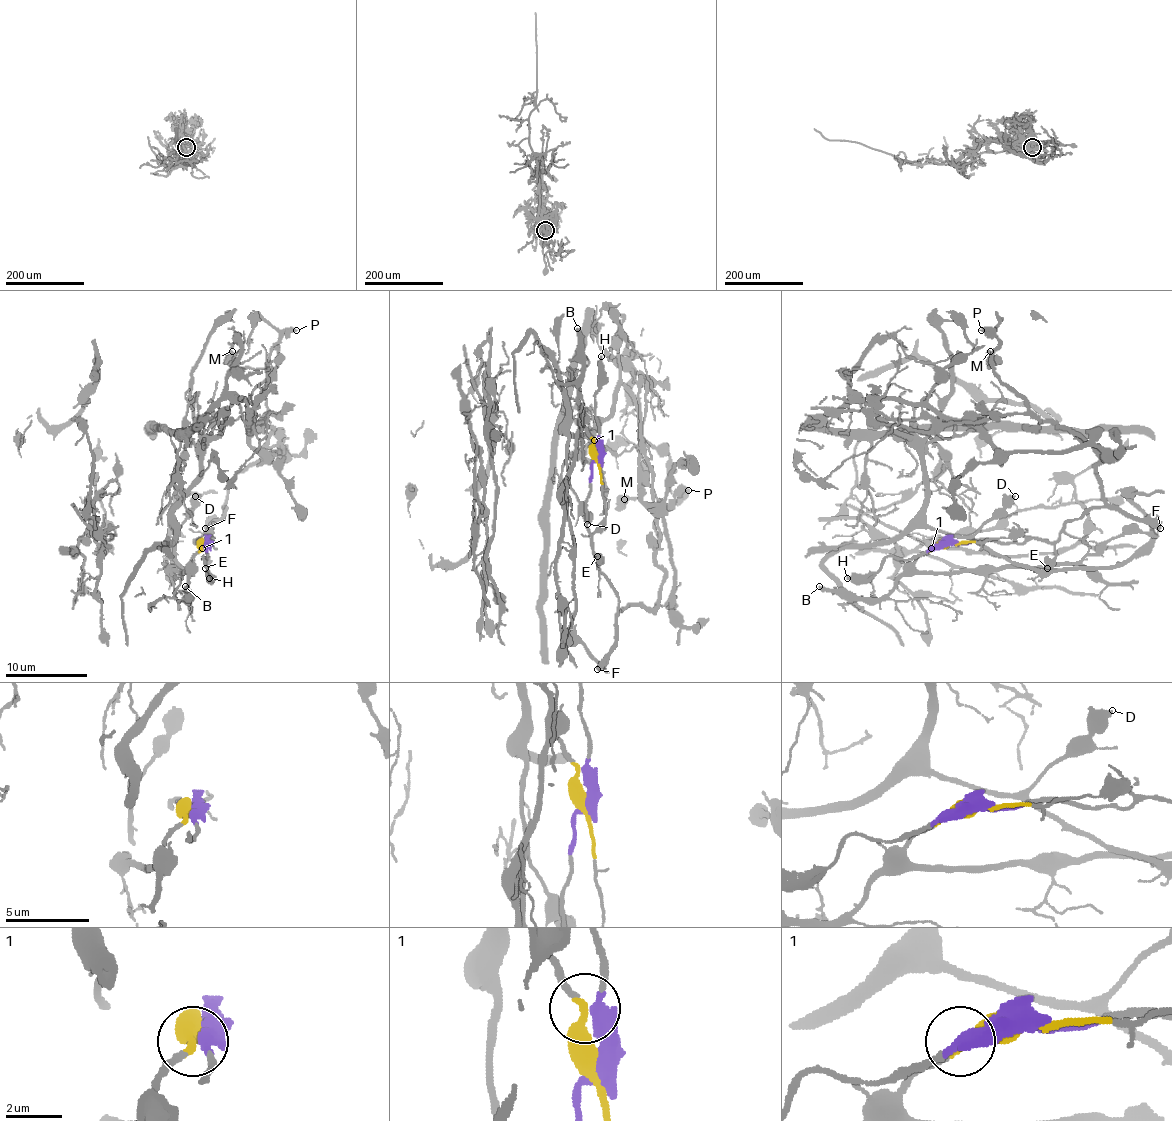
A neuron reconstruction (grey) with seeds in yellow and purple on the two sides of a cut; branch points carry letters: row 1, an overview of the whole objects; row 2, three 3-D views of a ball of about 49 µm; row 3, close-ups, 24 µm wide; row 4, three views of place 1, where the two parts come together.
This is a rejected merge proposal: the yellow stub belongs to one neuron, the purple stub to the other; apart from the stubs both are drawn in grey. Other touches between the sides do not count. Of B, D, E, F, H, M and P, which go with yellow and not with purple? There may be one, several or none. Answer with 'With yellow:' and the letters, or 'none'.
With yellow: B, D

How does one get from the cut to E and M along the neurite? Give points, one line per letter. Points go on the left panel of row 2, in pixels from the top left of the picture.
E: (206, 541), (193, 543), (200, 539), (206, 546), (206, 568)
M: (206, 541), (193, 543), (271, 429), (267, 373), (236, 367), (232, 351)

